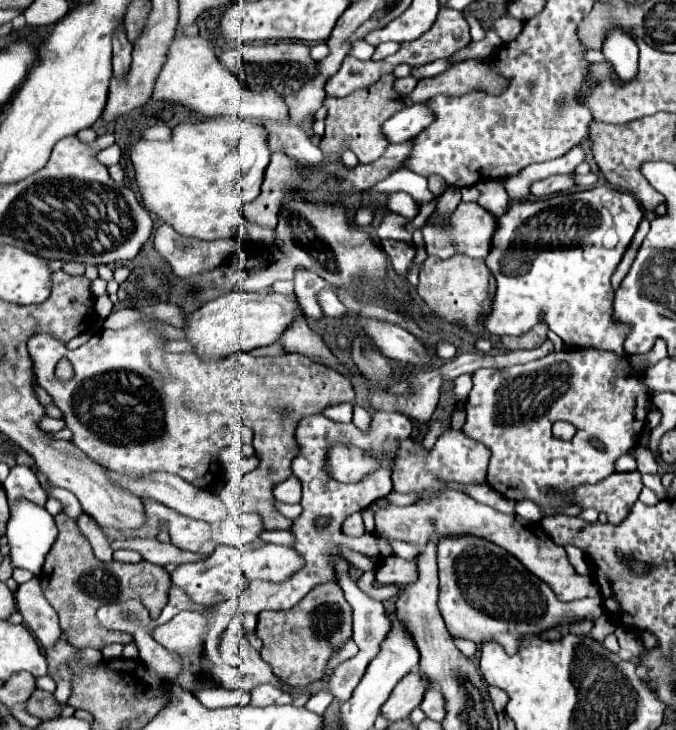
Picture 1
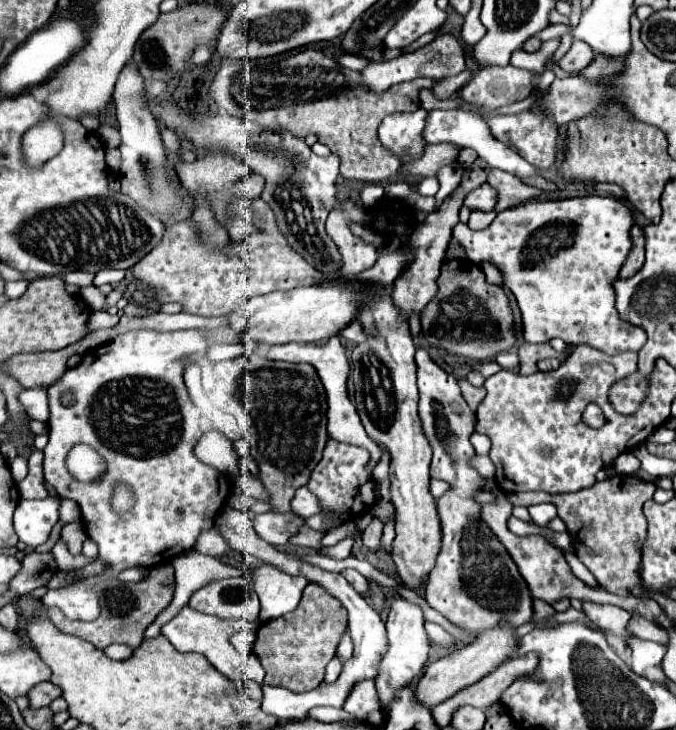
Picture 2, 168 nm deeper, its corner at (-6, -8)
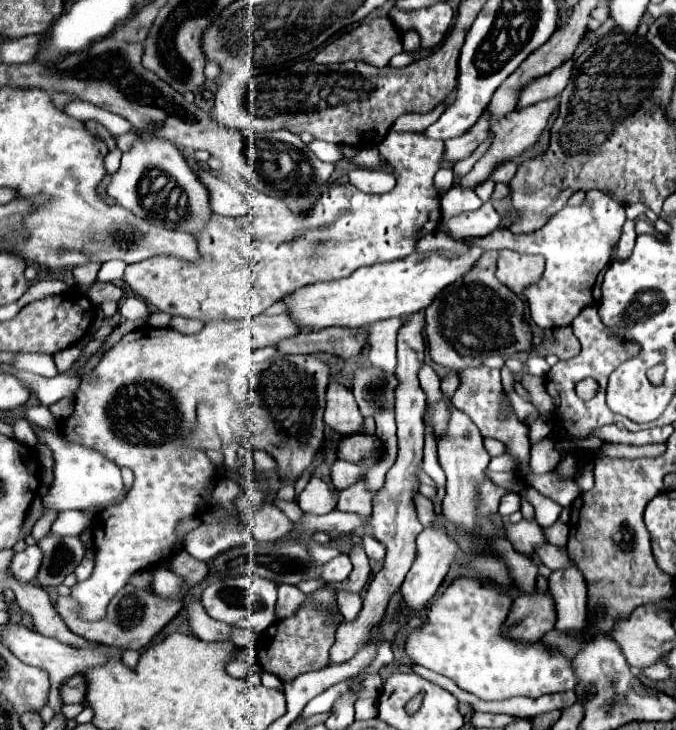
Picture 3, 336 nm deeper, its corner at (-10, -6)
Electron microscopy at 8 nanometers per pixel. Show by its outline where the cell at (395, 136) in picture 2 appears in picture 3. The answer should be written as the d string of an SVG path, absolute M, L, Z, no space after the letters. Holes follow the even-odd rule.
M390 131L380 143L378 151L386 159L394 159L396 187L386 195L366 195L360 189L348 185L334 185L318 197L318 201L304 213L292 211L282 199L258 193L250 195L250 211L244 217L230 219L212 215L208 227L196 235L200 247L200 263L182 263L172 257L152 257L148 261L132 263L124 271L124 281L132 291L144 297L156 309L182 315L190 319L200 319L204 323L214 319L250 319L266 311L276 301L292 295L296 289L318 283L350 277L356 269L376 263L386 263L392 259L402 259L416 251L416 243L426 233L434 233L442 221L440 193L434 189L434 173L440 169L444 159L444 141L428 139L418 133L396 133ZM244 255L250 259L250 275L244 277Z

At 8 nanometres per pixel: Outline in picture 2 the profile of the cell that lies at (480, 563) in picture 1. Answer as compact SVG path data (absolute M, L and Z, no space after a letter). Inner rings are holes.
M416 349L416 365L420 389L418 413L434 451L430 473L434 479L442 479L452 485L452 489L438 499L442 551L428 577L424 597L428 605L438 609L448 621L472 633L494 629L500 623L512 627L526 625L534 615L532 593L508 551L500 545L488 525L480 521L480 503L472 499L474 491L480 491L484 485L484 479L468 465L468 459L474 453L468 437L474 431L476 417L460 393L458 379L448 375L430 357L428 349Z

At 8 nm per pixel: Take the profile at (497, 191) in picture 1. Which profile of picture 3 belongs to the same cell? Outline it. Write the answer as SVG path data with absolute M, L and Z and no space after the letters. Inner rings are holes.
M484 203L476 211L466 211L446 219L444 229L456 241L462 241L466 237L486 237L496 231L500 219L502 217L496 213L492 203Z

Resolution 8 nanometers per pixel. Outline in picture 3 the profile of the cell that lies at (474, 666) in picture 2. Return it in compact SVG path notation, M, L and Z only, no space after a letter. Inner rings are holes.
M524 593L518 595L512 603L506 629L508 635L520 641L540 641L544 633L554 629L556 609L552 593Z

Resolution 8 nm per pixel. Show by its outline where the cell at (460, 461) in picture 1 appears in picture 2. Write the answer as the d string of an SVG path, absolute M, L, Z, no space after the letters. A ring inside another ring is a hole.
M476 453L476 455L470 459L470 467L474 467L482 477L488 477L488 479L494 477L492 461L490 461L488 455L478 455L478 453Z

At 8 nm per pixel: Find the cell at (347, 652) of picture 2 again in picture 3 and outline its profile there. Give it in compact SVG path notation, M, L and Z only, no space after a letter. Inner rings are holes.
M340 591L336 595L336 603L340 607L340 613L344 615L344 621L352 621L356 619L360 607L362 607L362 597L356 593L348 593L348 591Z

